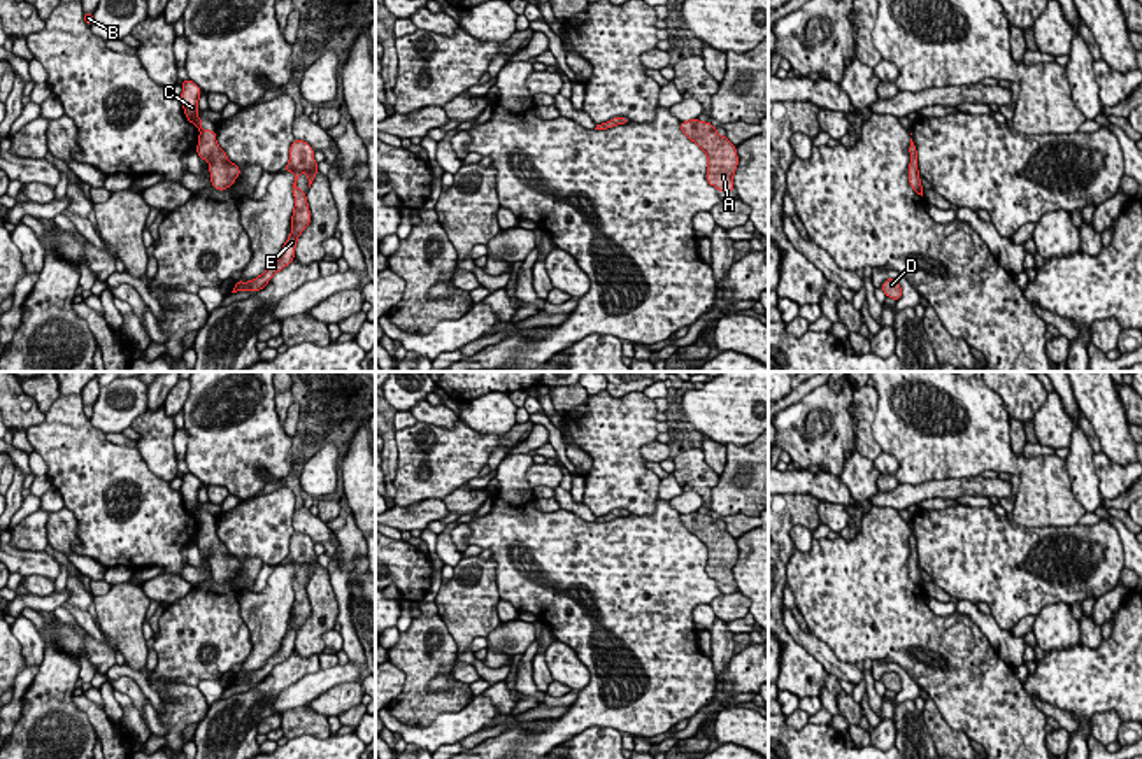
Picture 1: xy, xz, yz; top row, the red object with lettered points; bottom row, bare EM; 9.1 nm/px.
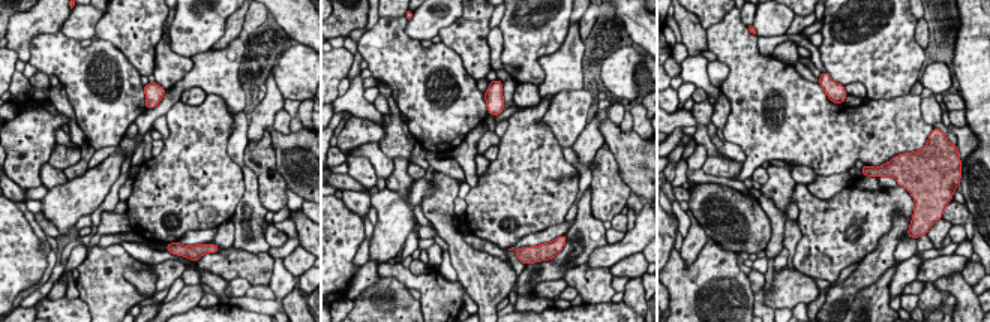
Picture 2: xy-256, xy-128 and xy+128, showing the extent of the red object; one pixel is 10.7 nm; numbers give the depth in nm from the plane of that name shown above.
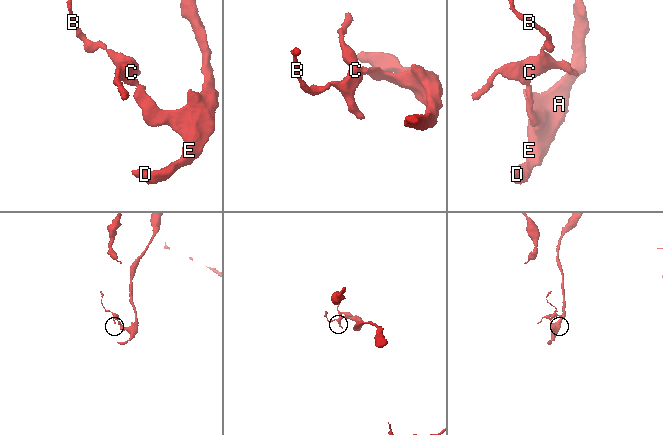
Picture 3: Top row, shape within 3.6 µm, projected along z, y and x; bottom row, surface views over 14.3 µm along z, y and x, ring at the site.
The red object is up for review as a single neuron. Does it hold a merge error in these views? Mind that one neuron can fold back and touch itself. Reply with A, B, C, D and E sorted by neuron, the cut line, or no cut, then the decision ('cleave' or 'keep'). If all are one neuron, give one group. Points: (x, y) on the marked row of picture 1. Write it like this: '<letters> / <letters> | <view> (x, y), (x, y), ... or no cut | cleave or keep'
A B C D E | no cut | keep

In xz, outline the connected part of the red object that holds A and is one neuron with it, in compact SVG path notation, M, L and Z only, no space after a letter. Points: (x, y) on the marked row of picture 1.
M689 119L681 123L682 133L707 154L707 181L719 191L733 191L733 174L739 165L735 145L721 137L714 124Z

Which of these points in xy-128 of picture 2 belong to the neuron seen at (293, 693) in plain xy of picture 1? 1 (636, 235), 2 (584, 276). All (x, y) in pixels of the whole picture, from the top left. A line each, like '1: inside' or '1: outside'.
1: inside
2: outside

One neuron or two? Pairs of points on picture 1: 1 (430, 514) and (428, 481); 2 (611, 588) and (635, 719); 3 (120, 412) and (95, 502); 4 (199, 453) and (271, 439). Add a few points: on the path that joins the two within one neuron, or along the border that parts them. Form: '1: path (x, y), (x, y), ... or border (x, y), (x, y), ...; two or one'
1: border (442, 498), (425, 498), (395, 507); two
2: path (630, 621), (642, 659), (653, 677), (651, 686); one
3: border (88, 419), (106, 433); two
4: path (216, 453), (232, 439), (253, 439); one

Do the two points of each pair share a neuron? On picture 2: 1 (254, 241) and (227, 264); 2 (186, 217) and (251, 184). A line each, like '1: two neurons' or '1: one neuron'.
1: two neurons
2: two neurons

